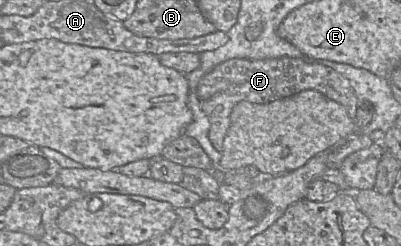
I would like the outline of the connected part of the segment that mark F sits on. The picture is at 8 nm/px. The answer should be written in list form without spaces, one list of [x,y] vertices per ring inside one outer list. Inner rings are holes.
[[[292,57],[264,60],[230,59],[218,64],[201,78],[197,86],[200,107],[210,122],[208,136],[211,144],[222,153],[224,138],[230,125],[230,114],[237,103],[247,101],[267,104],[304,90],[320,92],[328,99],[342,105],[349,117],[355,120],[359,101],[349,81],[329,67]]]

